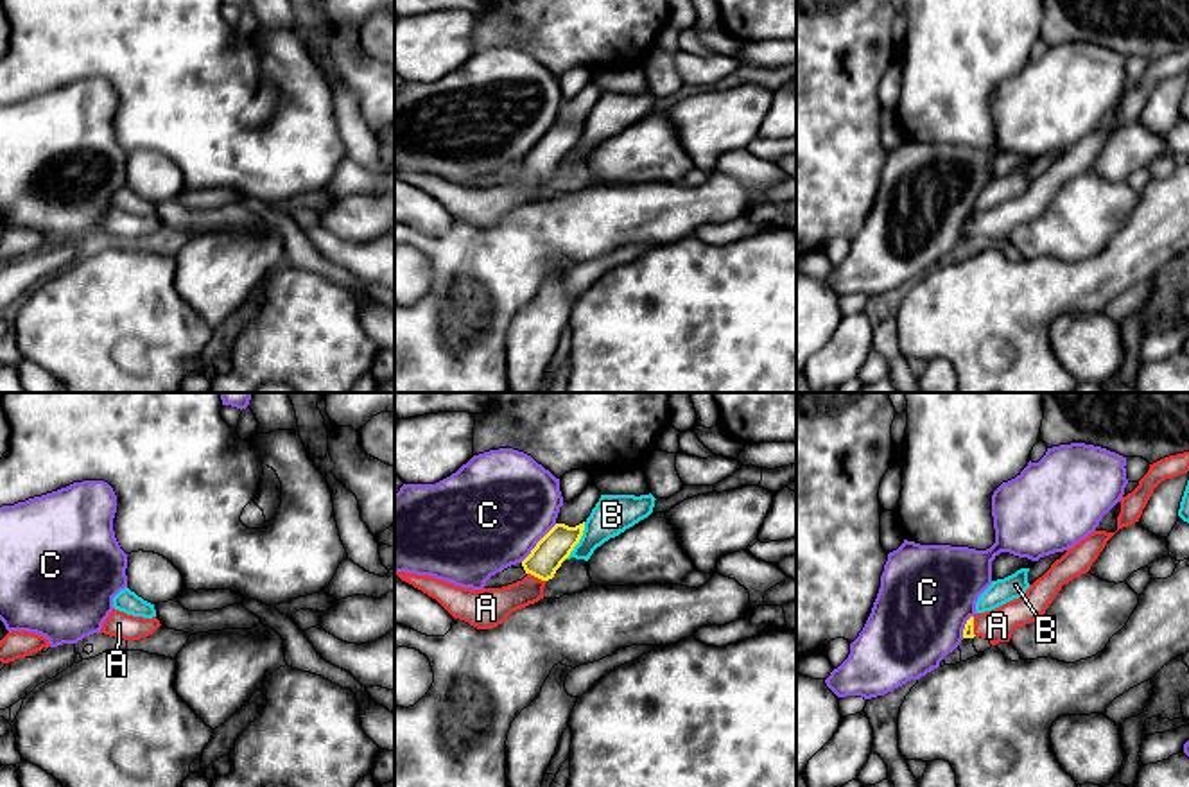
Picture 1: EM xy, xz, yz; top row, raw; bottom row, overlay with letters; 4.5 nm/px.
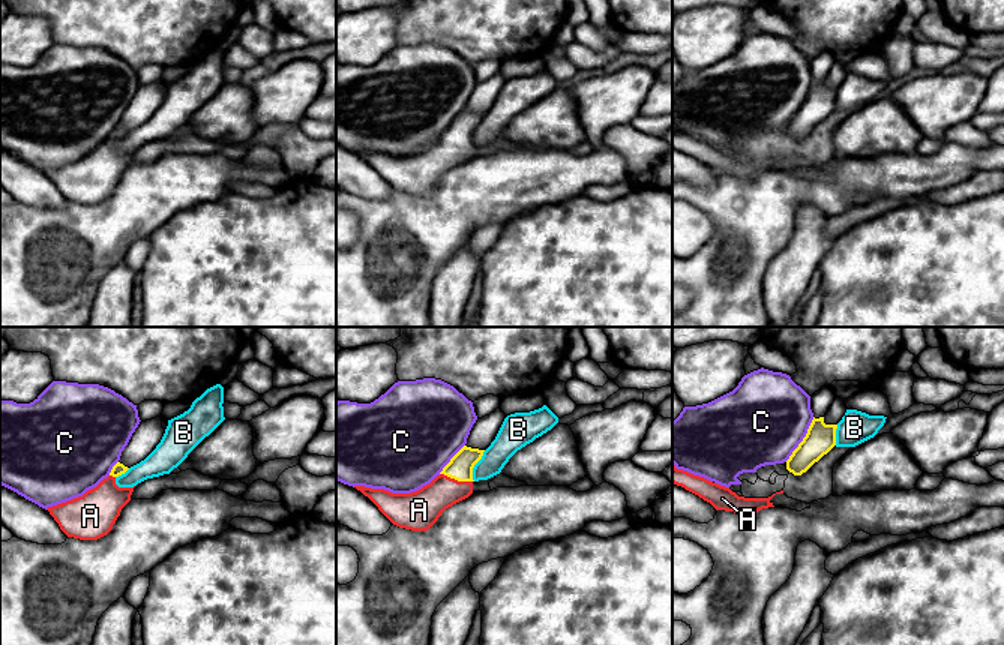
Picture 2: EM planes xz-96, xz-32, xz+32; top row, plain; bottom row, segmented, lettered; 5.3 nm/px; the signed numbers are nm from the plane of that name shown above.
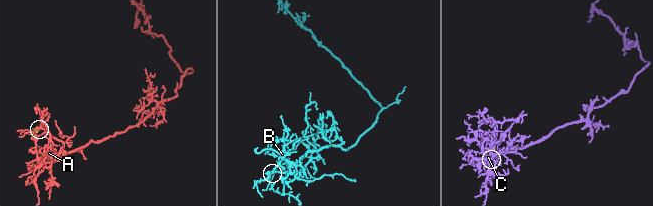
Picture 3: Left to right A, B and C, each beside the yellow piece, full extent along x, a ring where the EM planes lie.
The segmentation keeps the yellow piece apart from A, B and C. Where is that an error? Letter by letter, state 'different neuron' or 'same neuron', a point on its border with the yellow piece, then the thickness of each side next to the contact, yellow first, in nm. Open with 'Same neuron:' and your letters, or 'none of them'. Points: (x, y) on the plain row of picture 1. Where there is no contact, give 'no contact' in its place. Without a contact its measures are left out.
Same neuron: A
A: same neuron | xz (537, 174) | 150/180 nm
B: different neuron | xz (580, 137) | 150/180 nm
C: different neuron | xz (537, 142) | 150/480 nm

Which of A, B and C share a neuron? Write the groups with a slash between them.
A / B / C

